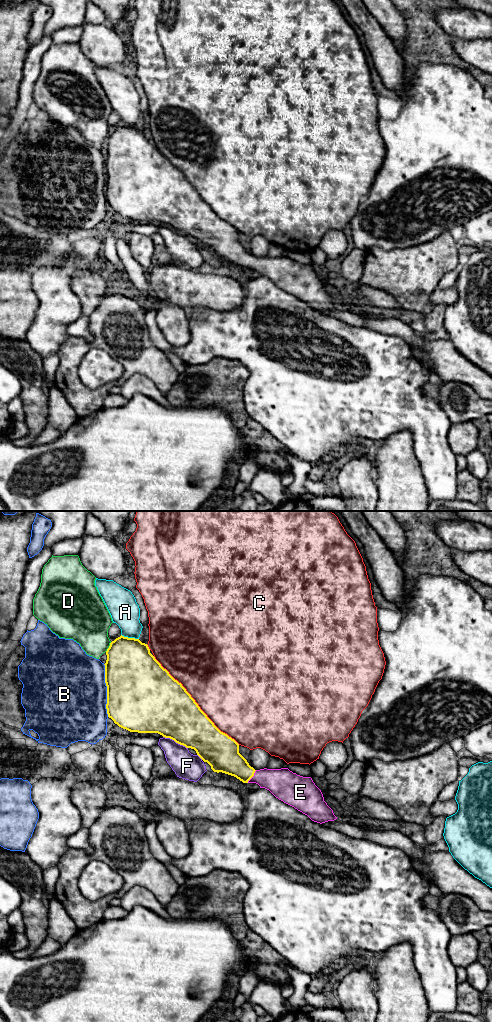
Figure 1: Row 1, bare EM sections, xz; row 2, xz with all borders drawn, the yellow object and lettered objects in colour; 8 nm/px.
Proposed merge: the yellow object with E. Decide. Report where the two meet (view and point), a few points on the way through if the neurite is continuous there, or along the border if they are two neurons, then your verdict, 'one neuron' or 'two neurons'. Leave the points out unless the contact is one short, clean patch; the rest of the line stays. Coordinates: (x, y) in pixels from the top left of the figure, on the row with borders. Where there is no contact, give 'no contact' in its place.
xz (253, 775) | across xz (227, 759), (245, 773), (253, 775), (282, 783) | one neuron

